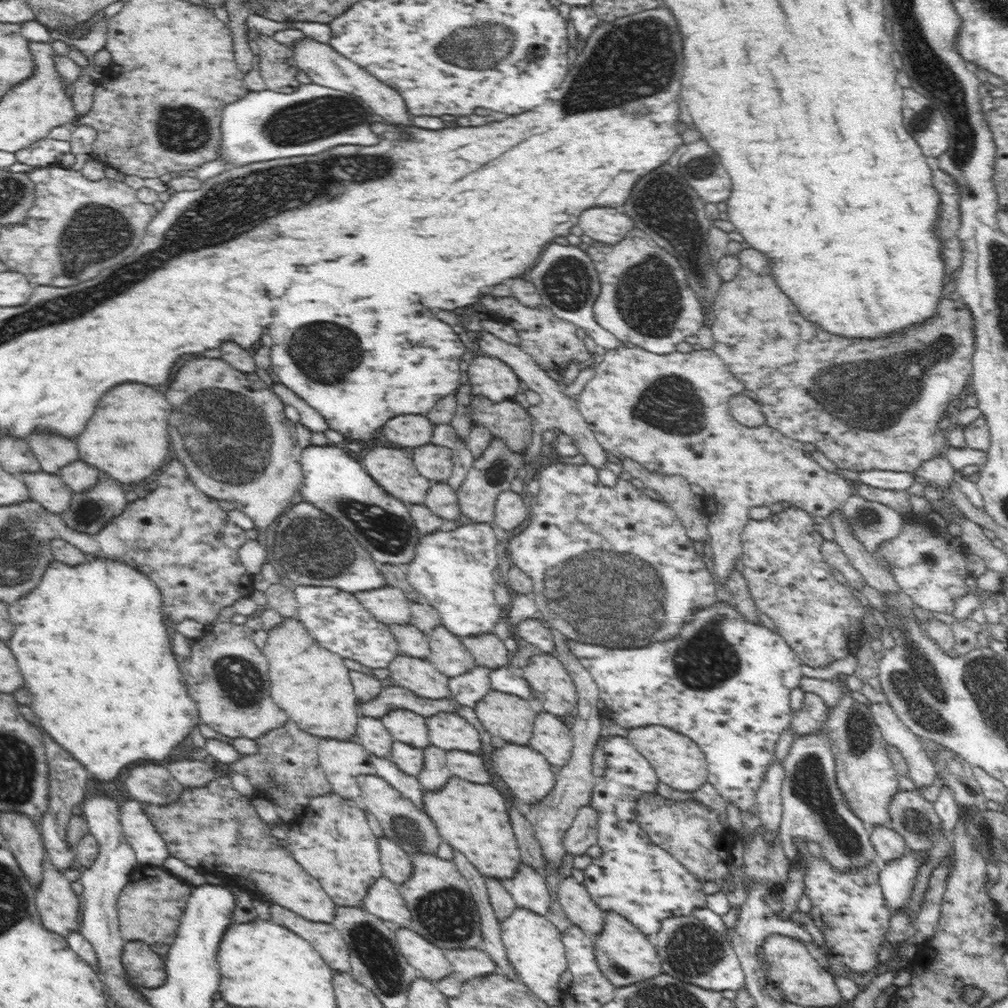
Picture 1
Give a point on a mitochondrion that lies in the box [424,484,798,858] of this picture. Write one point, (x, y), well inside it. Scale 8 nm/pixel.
(610, 592)

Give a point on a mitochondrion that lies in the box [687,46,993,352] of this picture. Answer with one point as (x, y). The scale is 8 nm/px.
(921, 120)

